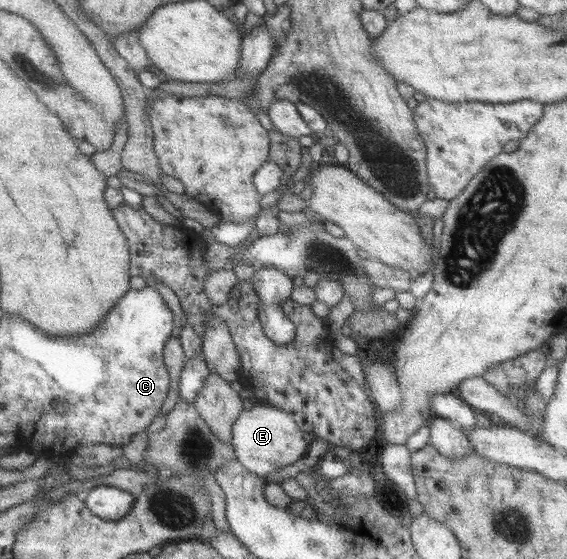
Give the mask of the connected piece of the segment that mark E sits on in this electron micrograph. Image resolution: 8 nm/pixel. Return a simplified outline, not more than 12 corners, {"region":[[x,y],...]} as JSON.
{"region":[[245,410],[234,432],[238,459],[265,479],[311,447],[295,414]]}

